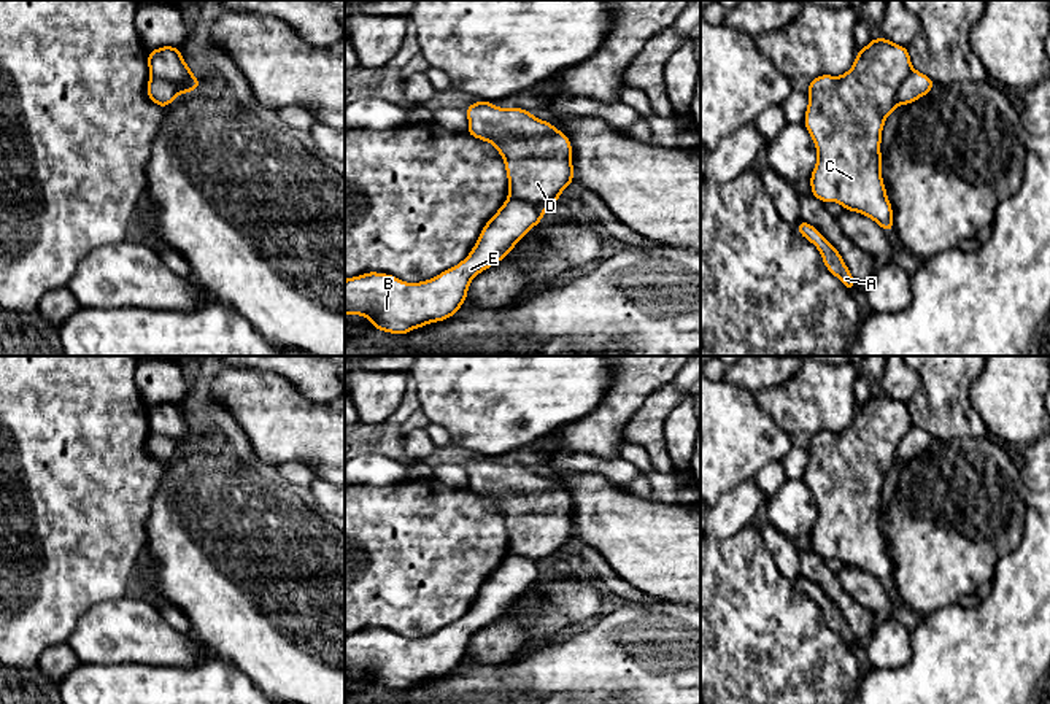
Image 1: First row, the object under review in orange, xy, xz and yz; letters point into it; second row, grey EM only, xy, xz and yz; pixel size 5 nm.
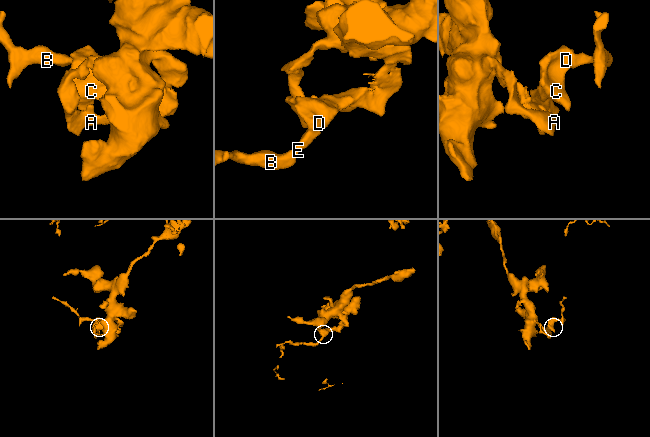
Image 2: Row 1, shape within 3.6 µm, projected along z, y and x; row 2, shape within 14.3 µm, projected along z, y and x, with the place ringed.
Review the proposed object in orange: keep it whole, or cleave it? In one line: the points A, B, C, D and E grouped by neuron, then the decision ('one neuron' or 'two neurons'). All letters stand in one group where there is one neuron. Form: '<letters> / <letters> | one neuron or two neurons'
A C D / B E | two neurons

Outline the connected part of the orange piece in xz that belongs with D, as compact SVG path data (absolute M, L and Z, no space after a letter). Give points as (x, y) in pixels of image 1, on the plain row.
M483 456L469 461L465 469L467 489L492 499L504 513L508 555L553 564L573 537L570 496L523 464L497 464Z

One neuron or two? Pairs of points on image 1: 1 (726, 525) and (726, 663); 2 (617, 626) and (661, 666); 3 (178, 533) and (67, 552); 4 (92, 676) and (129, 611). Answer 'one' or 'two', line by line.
1: two
2: one
3: two
4: two

